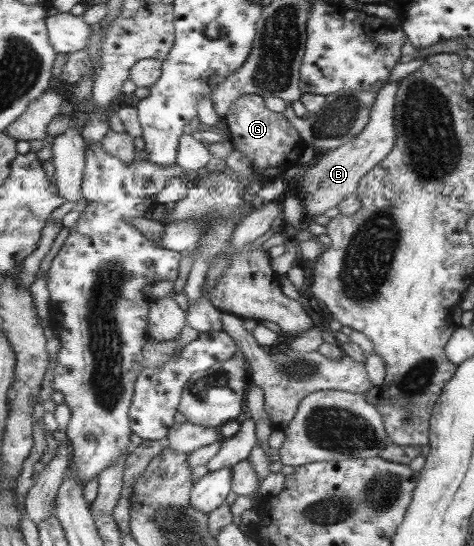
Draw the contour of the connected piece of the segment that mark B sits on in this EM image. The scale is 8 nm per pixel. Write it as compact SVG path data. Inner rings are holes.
M401 80L387 82L377 93L375 105L372 107L370 123L357 138L343 147L327 151L319 160L298 166L293 165L283 175L286 182L293 181L300 190L299 197L304 203L307 221L317 215L324 215L327 210L339 207L350 195L358 194L358 188L363 177L377 165L386 160L393 152L397 142L397 127L395 127L395 109Z

